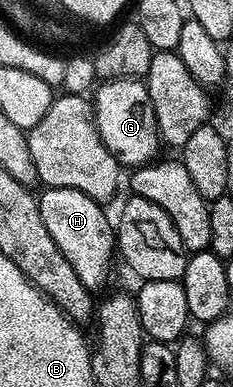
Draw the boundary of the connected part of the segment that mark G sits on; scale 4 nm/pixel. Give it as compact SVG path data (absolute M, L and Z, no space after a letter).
M107 79L96 84L91 95L93 123L103 145L125 169L136 169L158 154L159 136L155 109L146 84L140 79Z

